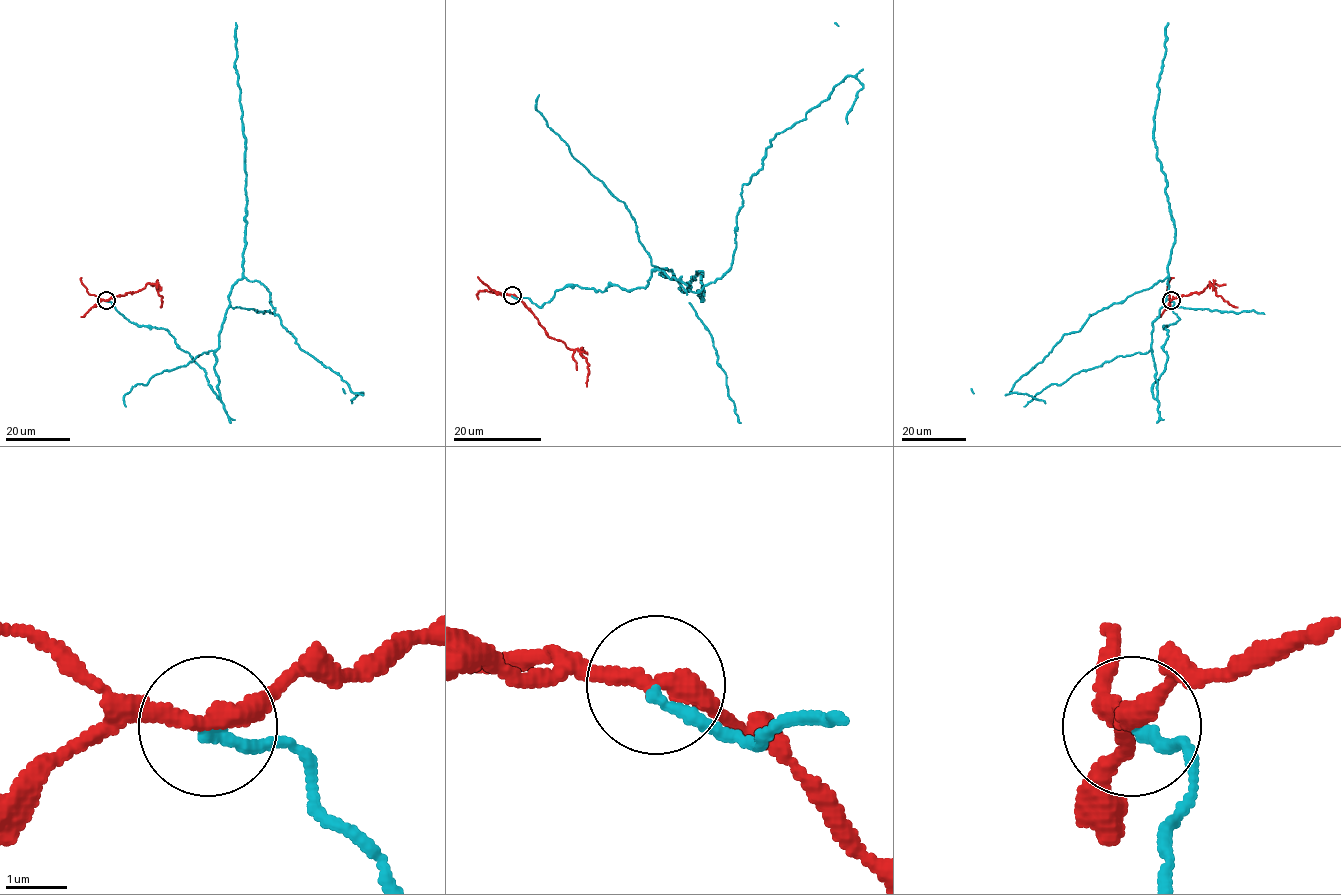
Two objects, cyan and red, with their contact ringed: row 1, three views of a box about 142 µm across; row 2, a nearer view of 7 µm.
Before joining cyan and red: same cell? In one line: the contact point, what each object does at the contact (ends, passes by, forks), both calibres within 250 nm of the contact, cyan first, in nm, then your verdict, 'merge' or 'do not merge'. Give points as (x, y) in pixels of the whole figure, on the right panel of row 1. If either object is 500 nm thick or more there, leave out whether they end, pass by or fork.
at (1171, 300); cyan ends there; red passes by; 170 nm thick on the cyan side, 320 nm on the other; do not merge

